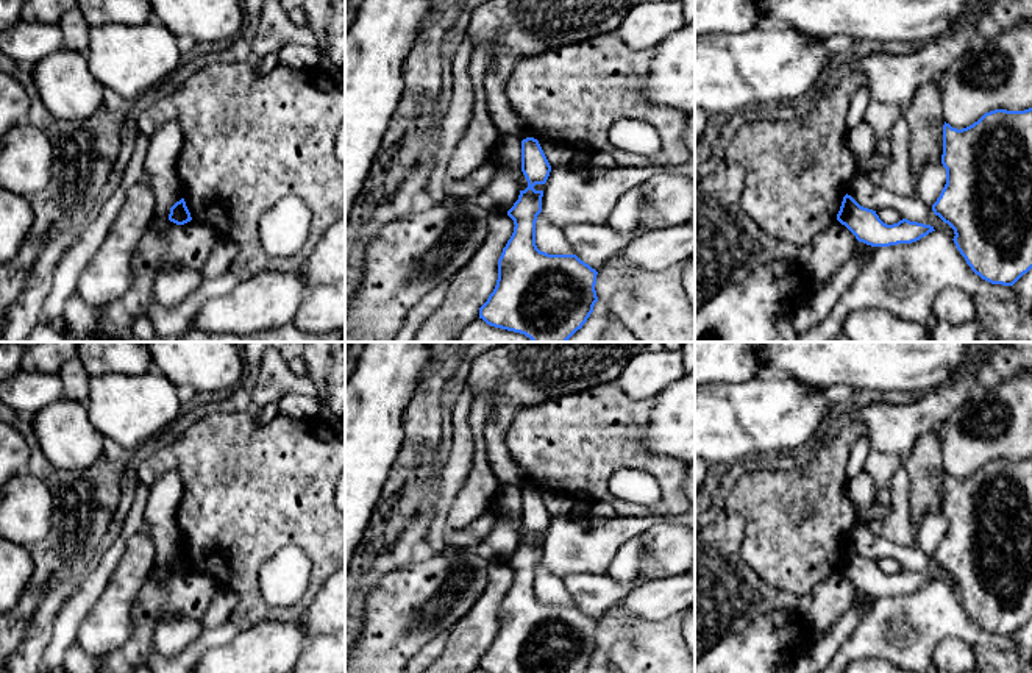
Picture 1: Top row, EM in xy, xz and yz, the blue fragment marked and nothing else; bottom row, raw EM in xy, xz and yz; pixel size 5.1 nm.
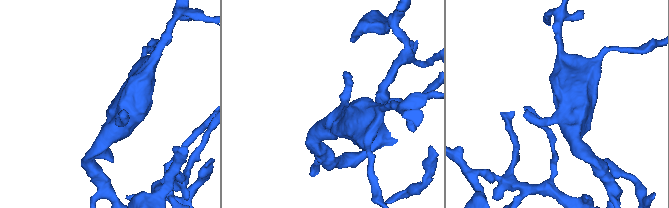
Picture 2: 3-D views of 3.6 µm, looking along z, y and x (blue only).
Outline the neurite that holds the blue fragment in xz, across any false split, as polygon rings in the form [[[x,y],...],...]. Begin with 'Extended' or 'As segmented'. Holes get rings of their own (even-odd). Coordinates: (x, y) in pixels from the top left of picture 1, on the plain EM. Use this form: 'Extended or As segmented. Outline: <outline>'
As segmented. Outline: [[[534,487],[521,490],[521,522],[528,537],[520,540],[518,550],[507,561],[514,570],[514,582],[498,609],[498,629],[487,651],[479,657],[479,668],[486,673],[585,673],[598,651],[595,634],[598,621],[576,604],[548,604],[536,595],[536,572],[542,562],[543,540],[551,515]]]

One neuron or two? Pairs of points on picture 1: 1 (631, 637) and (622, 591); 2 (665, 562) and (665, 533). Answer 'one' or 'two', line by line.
1: two
2: one

